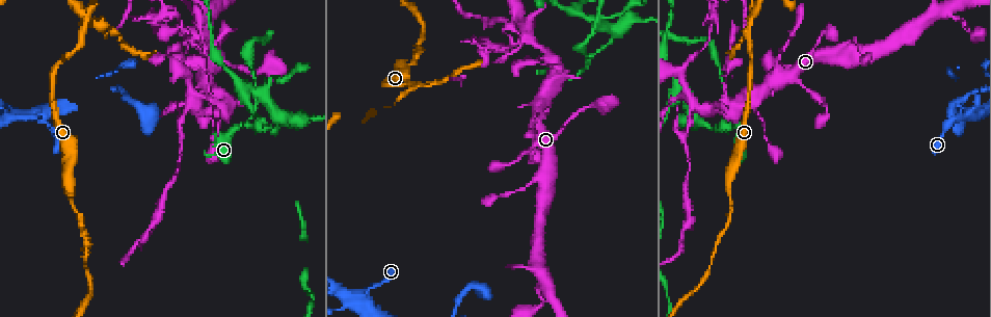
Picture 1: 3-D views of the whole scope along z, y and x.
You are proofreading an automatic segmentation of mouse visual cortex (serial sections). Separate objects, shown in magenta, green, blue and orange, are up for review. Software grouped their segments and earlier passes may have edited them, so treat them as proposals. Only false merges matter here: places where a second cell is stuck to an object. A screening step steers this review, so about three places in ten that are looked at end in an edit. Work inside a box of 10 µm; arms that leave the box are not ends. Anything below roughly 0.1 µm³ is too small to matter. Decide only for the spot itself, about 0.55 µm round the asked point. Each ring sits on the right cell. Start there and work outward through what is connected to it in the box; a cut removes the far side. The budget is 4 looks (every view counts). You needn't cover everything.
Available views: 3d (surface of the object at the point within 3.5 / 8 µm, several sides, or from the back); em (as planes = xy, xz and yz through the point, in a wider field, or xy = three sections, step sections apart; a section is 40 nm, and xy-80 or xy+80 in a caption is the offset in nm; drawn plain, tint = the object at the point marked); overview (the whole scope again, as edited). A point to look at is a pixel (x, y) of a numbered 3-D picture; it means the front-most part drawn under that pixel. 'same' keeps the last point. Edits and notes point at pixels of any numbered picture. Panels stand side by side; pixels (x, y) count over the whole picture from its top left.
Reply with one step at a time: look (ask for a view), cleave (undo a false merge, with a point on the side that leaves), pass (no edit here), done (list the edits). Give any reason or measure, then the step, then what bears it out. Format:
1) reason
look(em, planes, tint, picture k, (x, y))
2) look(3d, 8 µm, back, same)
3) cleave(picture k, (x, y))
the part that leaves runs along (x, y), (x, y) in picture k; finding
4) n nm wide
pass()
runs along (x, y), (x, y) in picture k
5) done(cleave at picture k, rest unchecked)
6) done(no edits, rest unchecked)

looks like a crossing
look(3d, 3.5 µm, back, picture 1, (191, 106))

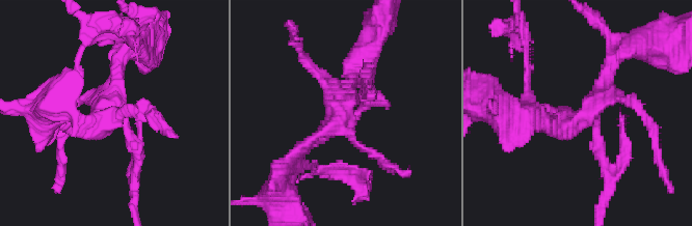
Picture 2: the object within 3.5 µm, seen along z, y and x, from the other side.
now the EM
look(em, planes, tint, picture 2, (342, 106))

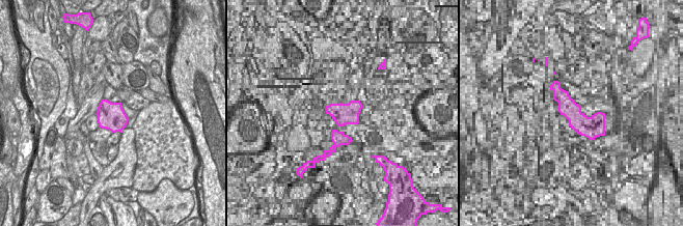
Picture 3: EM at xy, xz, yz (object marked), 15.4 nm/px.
pass()
runs along (542, 118), (582, 118), (614, 55) in picture 2; one cell here

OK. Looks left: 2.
abrupt turn
look(3d, 3.5 µm, picture 1, (183, 37))

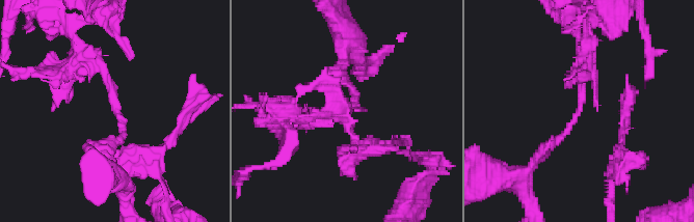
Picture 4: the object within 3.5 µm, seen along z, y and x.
arms of 100, 200 nm
look(em, xy, step 5, tint, picture 4, (576, 111))

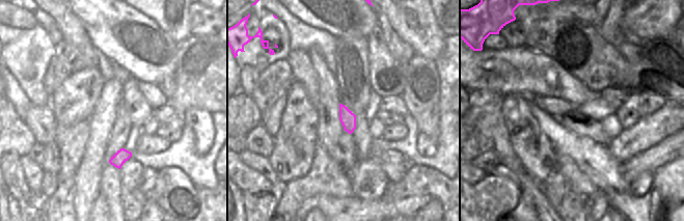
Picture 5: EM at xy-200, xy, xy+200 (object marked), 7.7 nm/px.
pass()
runs along (536, 159), (574, 120), (584, 63) in picture 4; all the same cell

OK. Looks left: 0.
done(no edits, rest unchecked)

